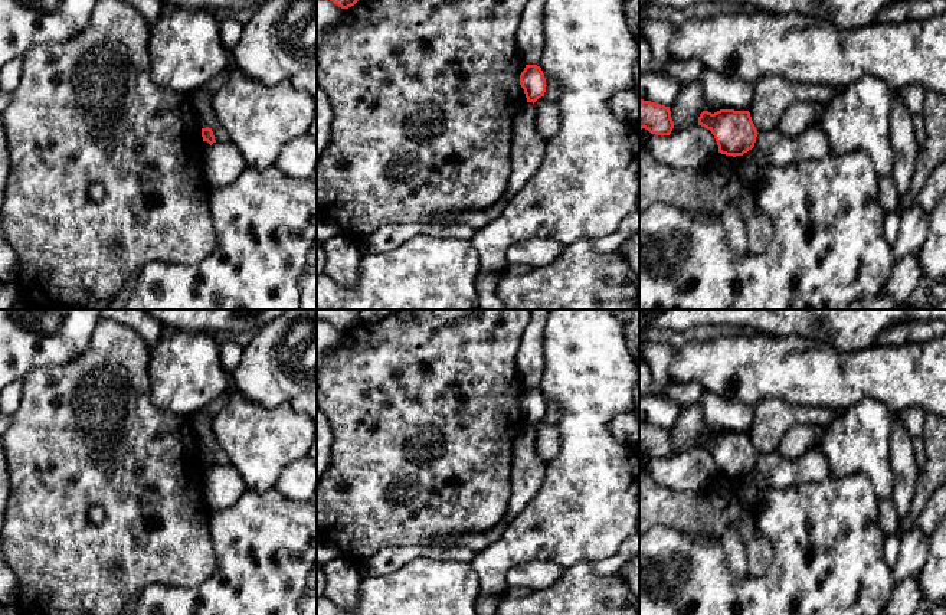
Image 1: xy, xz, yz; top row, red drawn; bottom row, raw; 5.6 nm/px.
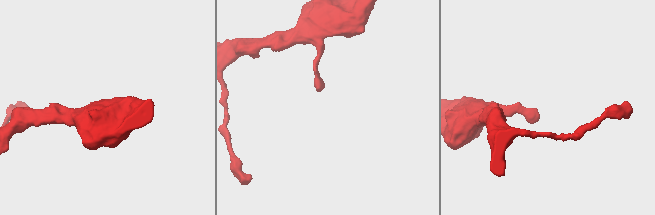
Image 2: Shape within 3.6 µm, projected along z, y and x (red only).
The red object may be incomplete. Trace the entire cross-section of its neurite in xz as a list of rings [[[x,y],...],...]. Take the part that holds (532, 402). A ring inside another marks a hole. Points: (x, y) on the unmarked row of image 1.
[[[526,387],[520,398],[520,408],[524,412],[527,425],[536,425],[539,421],[544,419],[546,415],[546,400],[540,389]]]

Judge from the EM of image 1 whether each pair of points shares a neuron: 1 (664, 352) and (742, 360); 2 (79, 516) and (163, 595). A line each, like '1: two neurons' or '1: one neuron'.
1: two neurons
2: two neurons

